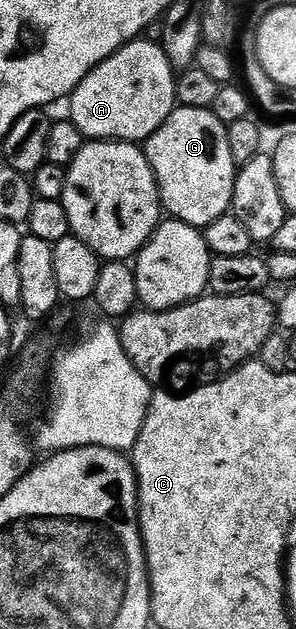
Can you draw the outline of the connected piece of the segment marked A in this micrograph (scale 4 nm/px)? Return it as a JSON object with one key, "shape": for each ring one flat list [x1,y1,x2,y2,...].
{"shape":[[140,37,133,43,127,43,122,49,115,52,114,55,109,56,104,63,97,65,92,71,83,78,77,85,77,89,72,91,69,96,69,104,71,103,71,115,69,115,70,122,77,125,77,129,81,129,81,133,88,140,91,141,118,141,121,143,134,143,136,145,142,144,153,133,157,133,157,129,161,129,161,125,165,125,165,121,171,116,171,112,177,106,175,97,175,85,177,82,176,68,171,66,169,57,163,51,162,46,158,42,150,43,147,37]]}

